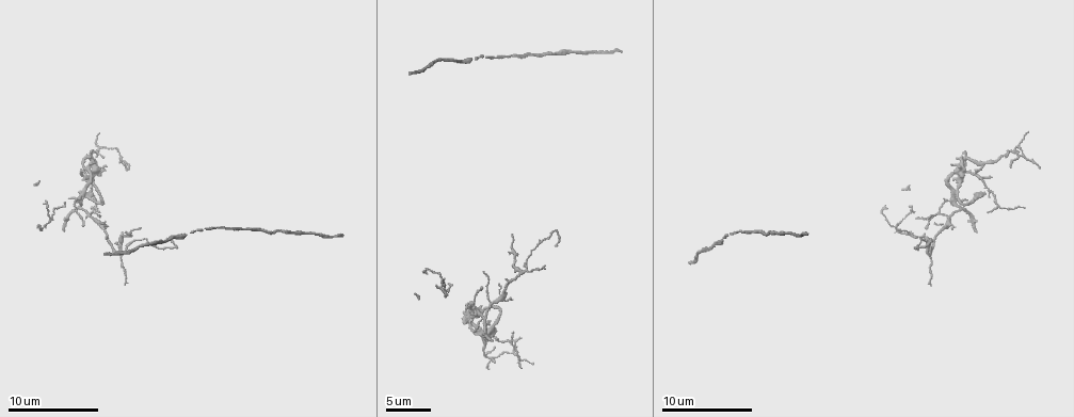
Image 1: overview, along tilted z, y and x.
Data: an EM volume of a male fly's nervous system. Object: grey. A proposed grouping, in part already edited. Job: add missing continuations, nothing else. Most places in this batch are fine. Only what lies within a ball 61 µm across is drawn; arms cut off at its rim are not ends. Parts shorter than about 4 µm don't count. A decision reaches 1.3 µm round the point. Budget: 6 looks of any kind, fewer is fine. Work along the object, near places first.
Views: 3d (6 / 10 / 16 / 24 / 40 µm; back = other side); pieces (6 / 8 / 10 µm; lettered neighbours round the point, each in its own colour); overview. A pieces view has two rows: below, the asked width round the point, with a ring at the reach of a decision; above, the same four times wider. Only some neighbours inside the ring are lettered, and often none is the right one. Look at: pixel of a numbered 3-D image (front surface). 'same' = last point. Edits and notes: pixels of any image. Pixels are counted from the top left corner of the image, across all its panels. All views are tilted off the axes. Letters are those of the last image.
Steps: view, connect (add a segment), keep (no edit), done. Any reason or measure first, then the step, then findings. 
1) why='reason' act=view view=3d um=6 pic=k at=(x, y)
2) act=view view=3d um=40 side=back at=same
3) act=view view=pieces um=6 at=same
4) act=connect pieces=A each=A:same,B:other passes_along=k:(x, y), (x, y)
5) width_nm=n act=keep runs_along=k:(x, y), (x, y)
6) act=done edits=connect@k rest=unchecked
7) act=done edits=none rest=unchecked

why='tapers out' act=view view=3d um=6 pic=1 at=(125, 285)

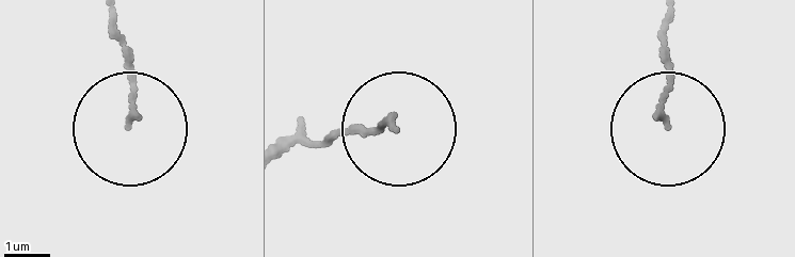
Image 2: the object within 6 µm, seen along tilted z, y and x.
why='see the neighbours' act=view view=pieces um=8 pic=2 at=(663, 121)

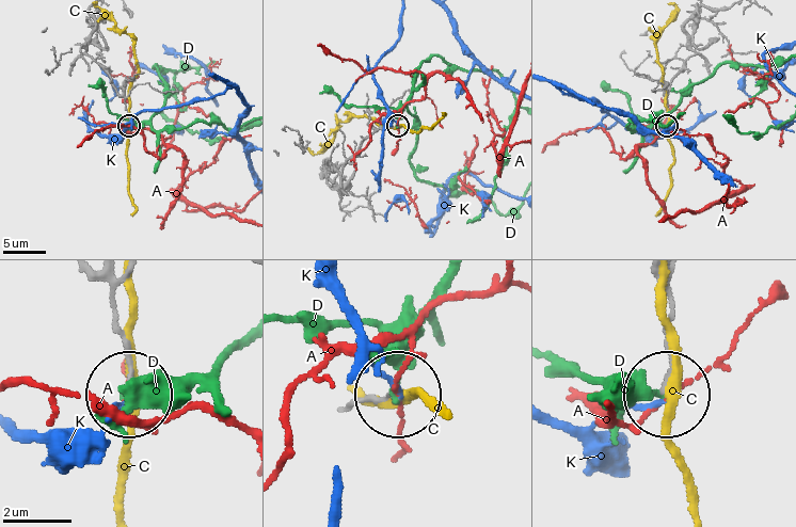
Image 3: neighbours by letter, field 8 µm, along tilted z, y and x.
act=keep each=A:other,C:other,D:other,K:other runs_along=3:(663, 283), (669, 392) found='none of them fits'

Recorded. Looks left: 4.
why='thin end' act=view view=pieces um=8 pic=1 at=(140, 226)

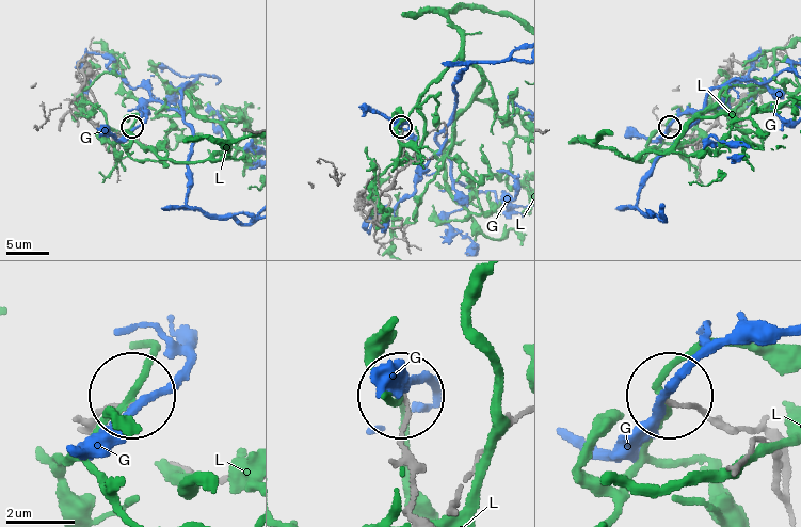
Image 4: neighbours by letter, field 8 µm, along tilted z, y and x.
width_nm=90 act=keep each=G:other,L:other runs_along=4:(763, 433), (725, 430), (674, 403) found='none of them fits'

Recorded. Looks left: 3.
why='free end' act=view view=3d um=10 pic=1 at=(84, 225)

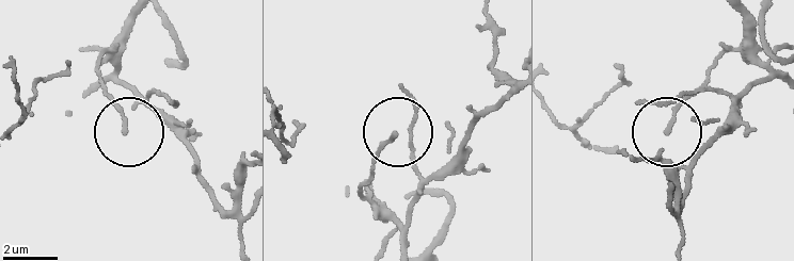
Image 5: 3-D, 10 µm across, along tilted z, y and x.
act=view view=pieces um=10 pic=5 at=(125, 131)

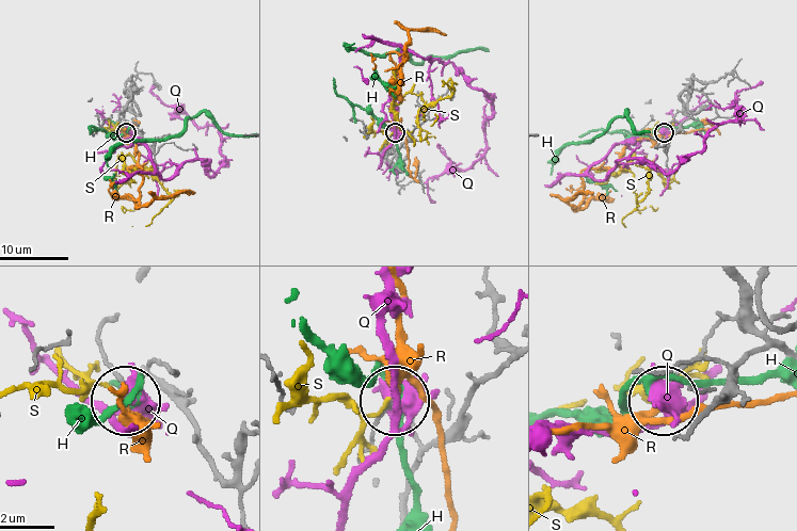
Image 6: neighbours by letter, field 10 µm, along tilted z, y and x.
width_nm=140 act=keep each=H:other,Q:other,R:other,S:other found='no lettered segment goes on from it'

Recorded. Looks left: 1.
act=done edits=none rest=unchecked

